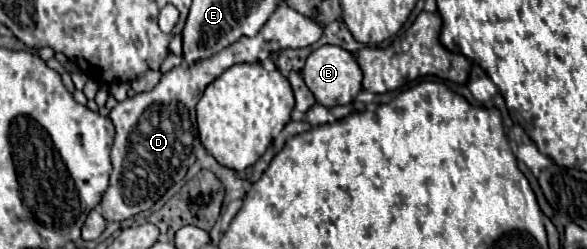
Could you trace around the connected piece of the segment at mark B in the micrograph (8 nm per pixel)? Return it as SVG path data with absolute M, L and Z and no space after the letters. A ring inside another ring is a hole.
M326 44L326 46L320 46L318 50L314 50L308 56L306 66L302 68L302 78L304 78L306 86L310 88L310 92L316 96L316 102L326 108L350 104L362 90L362 70L356 64L354 54L340 46Z

